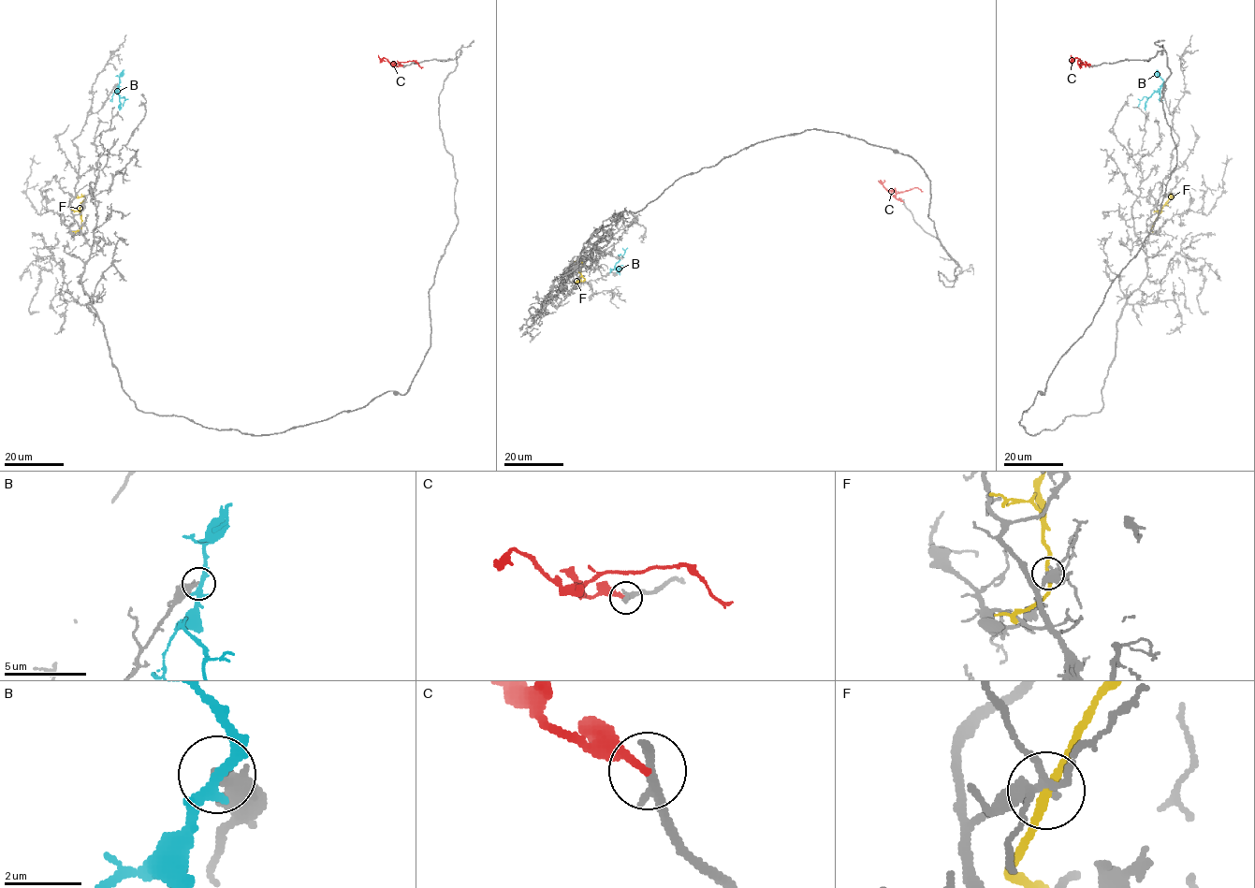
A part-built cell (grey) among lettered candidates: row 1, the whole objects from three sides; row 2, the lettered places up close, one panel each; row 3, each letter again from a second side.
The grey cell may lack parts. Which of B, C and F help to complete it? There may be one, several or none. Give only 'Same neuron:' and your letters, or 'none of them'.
Same neuron: none of them

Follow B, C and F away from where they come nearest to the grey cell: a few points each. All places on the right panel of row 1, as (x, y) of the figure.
B: (1162, 84), (1149, 97), (1143, 97), (1138, 106)
C: (1092, 66), (1078, 61), (1082, 67)
F: (1153, 224), (1169, 198), (1173, 197)

